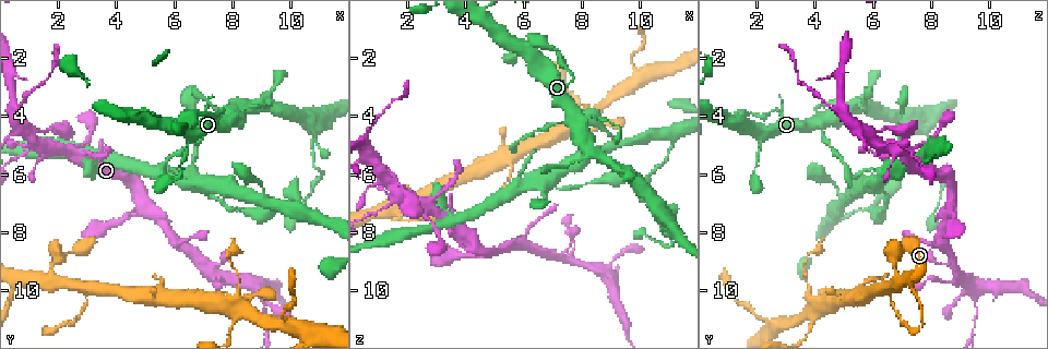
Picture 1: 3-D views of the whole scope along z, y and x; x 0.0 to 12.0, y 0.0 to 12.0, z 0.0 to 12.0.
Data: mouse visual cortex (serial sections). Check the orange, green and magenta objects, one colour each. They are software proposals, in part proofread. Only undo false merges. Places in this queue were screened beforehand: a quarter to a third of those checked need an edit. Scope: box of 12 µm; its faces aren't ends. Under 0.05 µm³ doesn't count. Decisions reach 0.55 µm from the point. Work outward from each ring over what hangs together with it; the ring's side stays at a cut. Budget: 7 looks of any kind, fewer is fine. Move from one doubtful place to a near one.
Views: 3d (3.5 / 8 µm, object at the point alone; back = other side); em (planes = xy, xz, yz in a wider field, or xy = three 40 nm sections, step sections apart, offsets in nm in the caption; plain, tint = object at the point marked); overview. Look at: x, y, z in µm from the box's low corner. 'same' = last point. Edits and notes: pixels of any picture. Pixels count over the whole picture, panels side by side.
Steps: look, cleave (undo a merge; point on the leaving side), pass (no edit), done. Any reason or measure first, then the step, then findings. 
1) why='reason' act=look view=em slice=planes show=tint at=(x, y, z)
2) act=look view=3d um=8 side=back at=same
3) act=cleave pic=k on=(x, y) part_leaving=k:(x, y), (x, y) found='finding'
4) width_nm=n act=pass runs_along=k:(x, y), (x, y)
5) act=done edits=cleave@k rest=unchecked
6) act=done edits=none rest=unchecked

why='three-way junction' act=look view=3d um=3.5 at=(7.8, 4.2, 4.0)

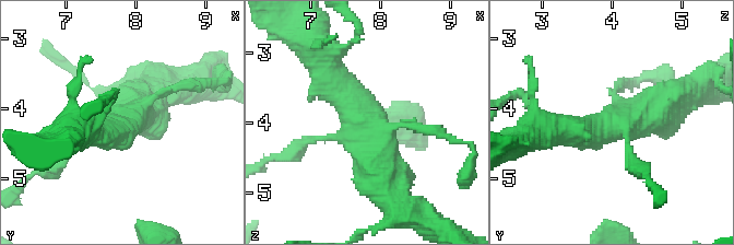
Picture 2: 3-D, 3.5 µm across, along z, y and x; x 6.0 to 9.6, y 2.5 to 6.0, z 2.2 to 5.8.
why='shape alone is not enough' act=look view=em slice=planes show=tint at=(7.75, 4.25, 3.95)

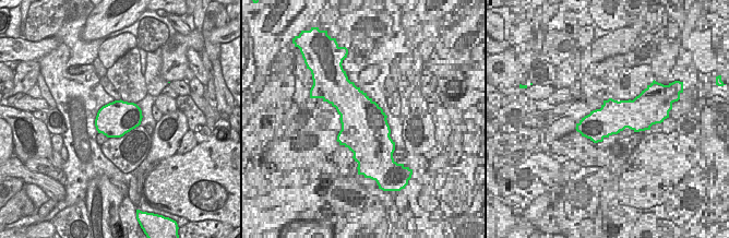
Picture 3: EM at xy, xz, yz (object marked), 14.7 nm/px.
why='cut it another way' act=look view=em slice=xy step=5 show=tint at=same

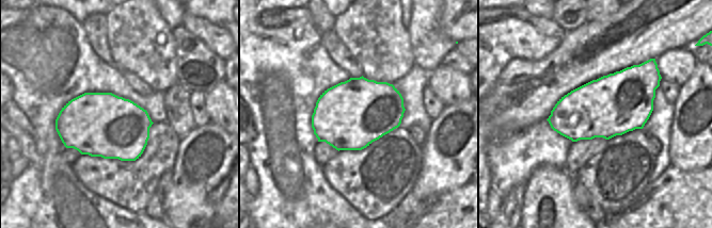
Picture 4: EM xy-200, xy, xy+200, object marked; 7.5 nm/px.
act=pass runs_along=2:(323, 59), (390, 179) found='one cell here'

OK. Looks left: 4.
why='a fork' act=look view=em slice=planes show=tint at=(7.5, 9.6, 8.9)

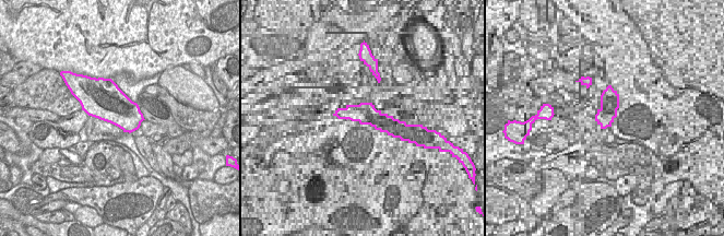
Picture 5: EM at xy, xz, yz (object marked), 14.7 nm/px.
act=look view=3d um=3.5 side=back at=same

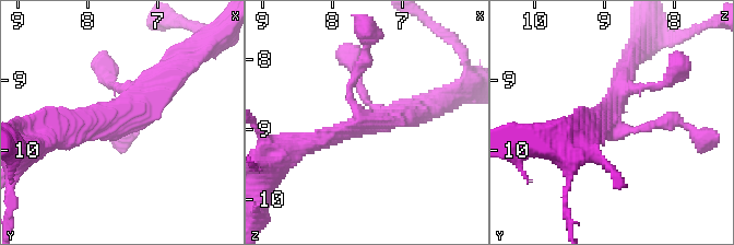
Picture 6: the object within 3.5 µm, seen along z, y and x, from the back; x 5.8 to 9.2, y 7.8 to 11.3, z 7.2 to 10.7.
act=pass runs_along=6:(172, 70), (121, 120), (54, 133) found='one cell here'

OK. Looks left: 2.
act=done edits=none rest=unchecked

